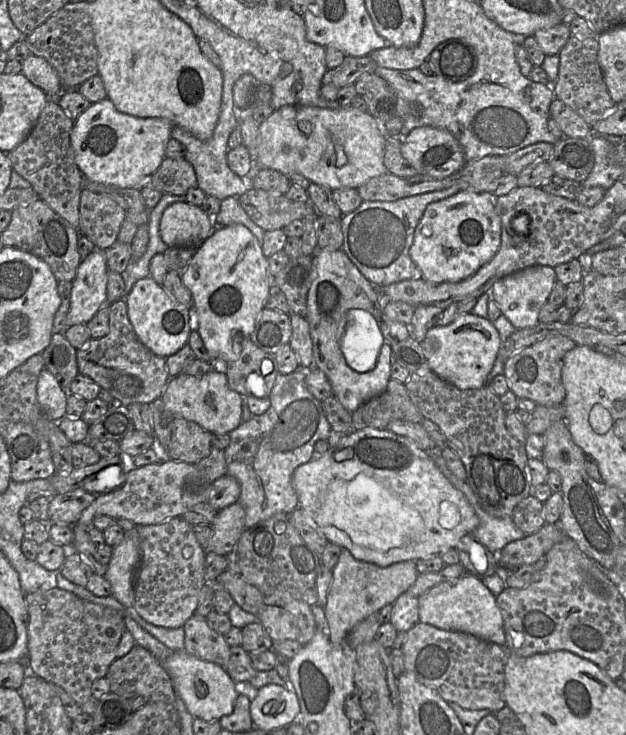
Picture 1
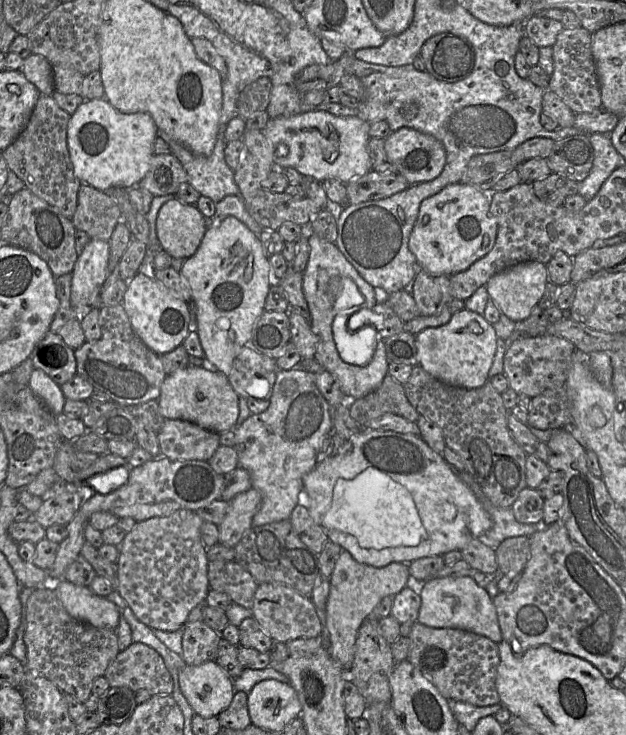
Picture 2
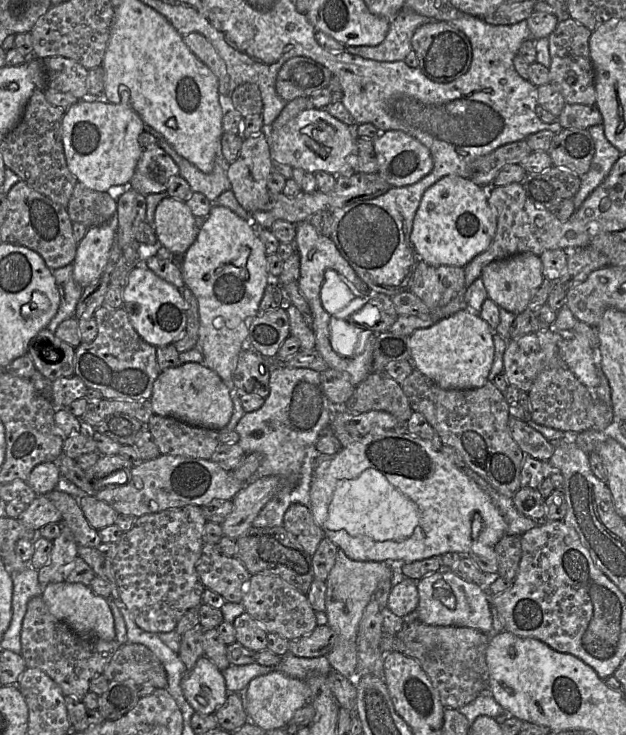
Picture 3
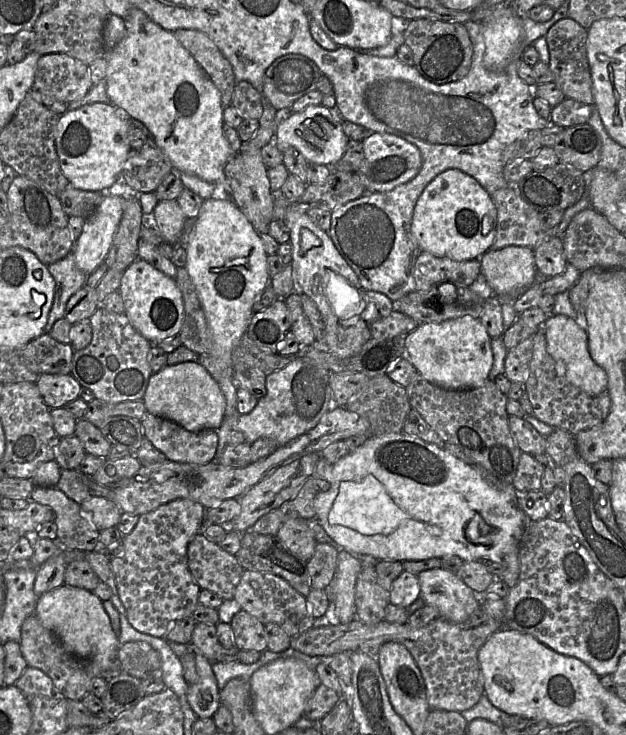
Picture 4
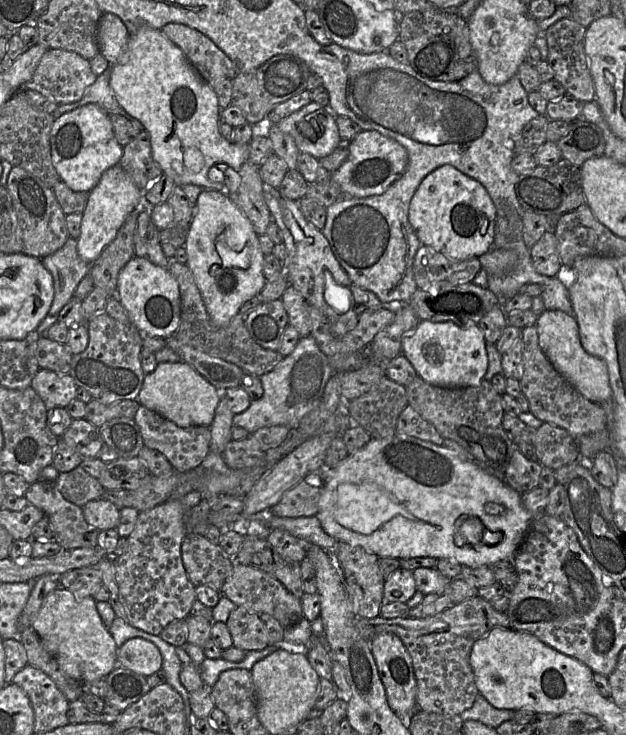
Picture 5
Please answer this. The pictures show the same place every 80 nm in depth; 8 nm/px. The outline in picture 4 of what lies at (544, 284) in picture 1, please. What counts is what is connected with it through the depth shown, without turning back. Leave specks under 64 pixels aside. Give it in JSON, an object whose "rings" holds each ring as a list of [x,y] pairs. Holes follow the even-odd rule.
{"rings":[[[507,246],[488,250],[481,256],[480,262],[481,273],[494,296],[517,296],[535,283],[537,266],[531,248]]]}

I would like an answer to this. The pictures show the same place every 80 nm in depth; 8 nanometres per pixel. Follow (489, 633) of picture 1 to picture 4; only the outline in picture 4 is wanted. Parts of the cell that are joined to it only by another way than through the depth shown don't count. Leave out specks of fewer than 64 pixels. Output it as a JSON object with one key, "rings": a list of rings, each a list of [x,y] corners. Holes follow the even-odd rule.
{"rings":[[[442,567],[418,575],[420,598],[437,609],[439,616],[453,623],[469,619],[480,607],[481,599],[456,574]]]}

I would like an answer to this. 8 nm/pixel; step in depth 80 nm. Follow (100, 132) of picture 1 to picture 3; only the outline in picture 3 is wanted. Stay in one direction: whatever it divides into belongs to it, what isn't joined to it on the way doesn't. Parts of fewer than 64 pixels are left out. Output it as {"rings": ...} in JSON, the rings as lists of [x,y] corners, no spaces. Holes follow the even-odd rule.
{"rings":[[[105,96],[95,101],[81,99],[62,120],[67,166],[78,183],[93,191],[107,192],[112,186],[129,184],[143,151],[138,141],[143,131],[143,120],[129,106],[110,103]]]}

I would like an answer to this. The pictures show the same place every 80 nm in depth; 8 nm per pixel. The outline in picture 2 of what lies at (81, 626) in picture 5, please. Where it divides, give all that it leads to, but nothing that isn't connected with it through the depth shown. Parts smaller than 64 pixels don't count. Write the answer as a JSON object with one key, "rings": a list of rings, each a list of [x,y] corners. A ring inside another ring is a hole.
{"rings":[[[62,578],[54,591],[72,617],[98,628],[115,630],[118,627],[119,607],[107,600],[106,597],[98,596],[89,587],[75,585]]]}

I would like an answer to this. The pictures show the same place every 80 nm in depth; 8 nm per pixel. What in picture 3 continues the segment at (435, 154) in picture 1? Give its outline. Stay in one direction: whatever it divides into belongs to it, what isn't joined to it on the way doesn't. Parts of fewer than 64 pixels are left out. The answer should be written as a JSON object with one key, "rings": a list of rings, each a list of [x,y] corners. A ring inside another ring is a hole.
{"rings":[[[400,131],[381,132],[373,140],[378,172],[392,187],[414,184],[433,169],[430,150],[415,137]]]}

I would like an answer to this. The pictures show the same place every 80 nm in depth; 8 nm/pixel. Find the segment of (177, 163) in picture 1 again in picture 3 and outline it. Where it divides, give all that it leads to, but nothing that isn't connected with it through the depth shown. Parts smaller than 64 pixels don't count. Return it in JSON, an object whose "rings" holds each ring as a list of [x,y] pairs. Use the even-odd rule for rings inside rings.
{"rings":[[[159,145],[156,149],[144,149],[138,160],[129,186],[145,196],[163,193],[169,180],[179,176],[179,167]]]}

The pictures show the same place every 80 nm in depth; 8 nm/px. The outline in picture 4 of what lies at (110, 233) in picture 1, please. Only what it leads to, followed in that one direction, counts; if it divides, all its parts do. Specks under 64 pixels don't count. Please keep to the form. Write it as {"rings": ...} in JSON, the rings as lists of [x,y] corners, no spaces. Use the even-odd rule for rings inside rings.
{"rings":[[[68,184],[60,194],[59,201],[64,212],[69,216],[90,217],[101,203],[104,194],[97,191],[84,191]]]}

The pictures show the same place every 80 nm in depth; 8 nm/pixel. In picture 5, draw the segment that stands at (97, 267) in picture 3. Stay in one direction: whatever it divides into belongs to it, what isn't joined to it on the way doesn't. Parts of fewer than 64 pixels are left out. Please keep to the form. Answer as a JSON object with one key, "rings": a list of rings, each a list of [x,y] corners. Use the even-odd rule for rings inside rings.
{"rings":[[[120,164],[107,169],[98,184],[89,192],[83,212],[81,233],[77,239],[77,252],[82,260],[94,262],[104,248],[110,244],[127,217],[142,205],[143,191],[132,181]]]}

